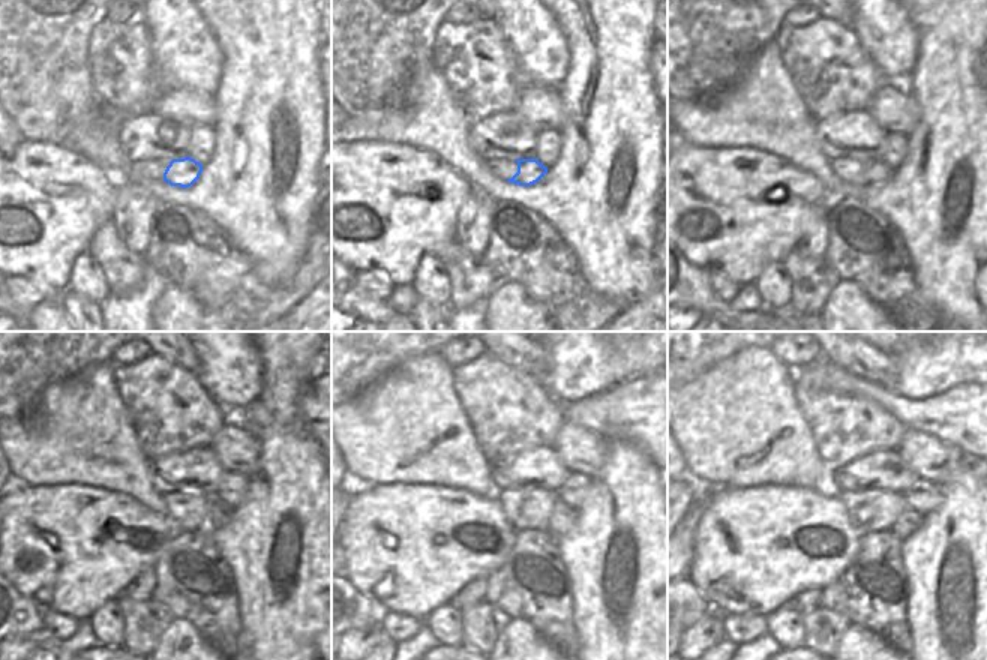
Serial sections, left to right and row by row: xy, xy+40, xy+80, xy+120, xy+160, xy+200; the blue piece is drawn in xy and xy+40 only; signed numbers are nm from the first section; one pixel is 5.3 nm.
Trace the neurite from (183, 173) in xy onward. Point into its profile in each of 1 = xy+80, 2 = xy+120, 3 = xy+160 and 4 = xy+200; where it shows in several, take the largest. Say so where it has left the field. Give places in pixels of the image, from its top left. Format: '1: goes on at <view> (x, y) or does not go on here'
1: goes on at xy+80 (873, 171)
2: goes on at xy+120 (219, 512)
3: goes on at xy+160 (563, 518)
4: goes on at xy+200 (909, 521)

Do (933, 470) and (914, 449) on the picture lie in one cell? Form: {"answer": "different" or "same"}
{"answer": "same"}

